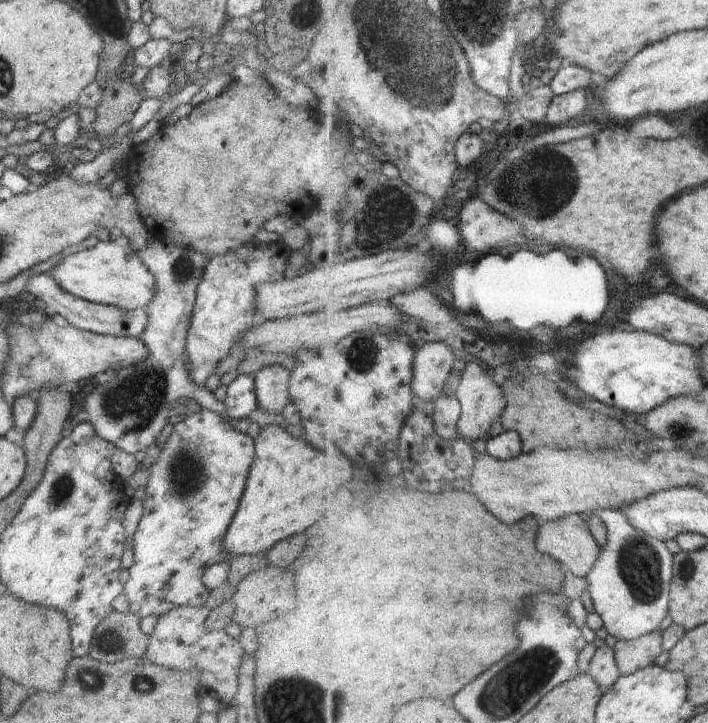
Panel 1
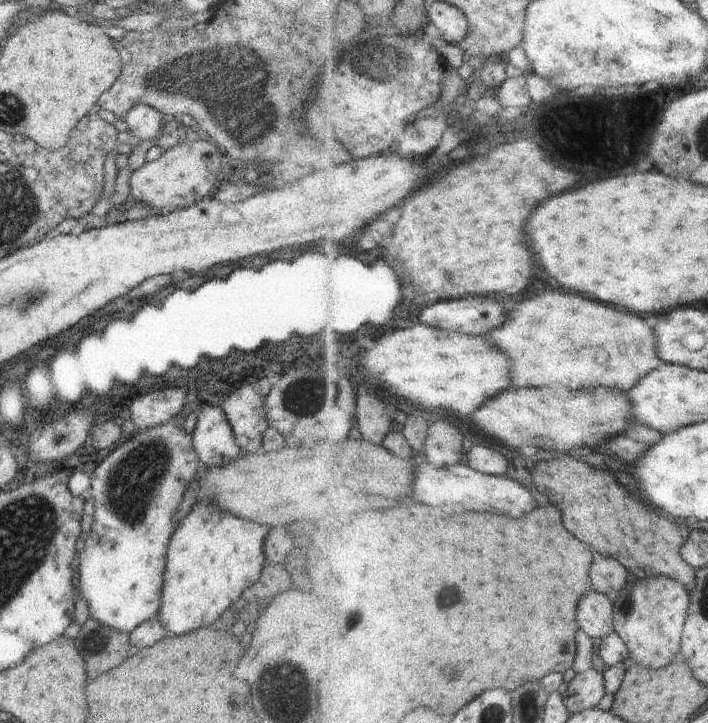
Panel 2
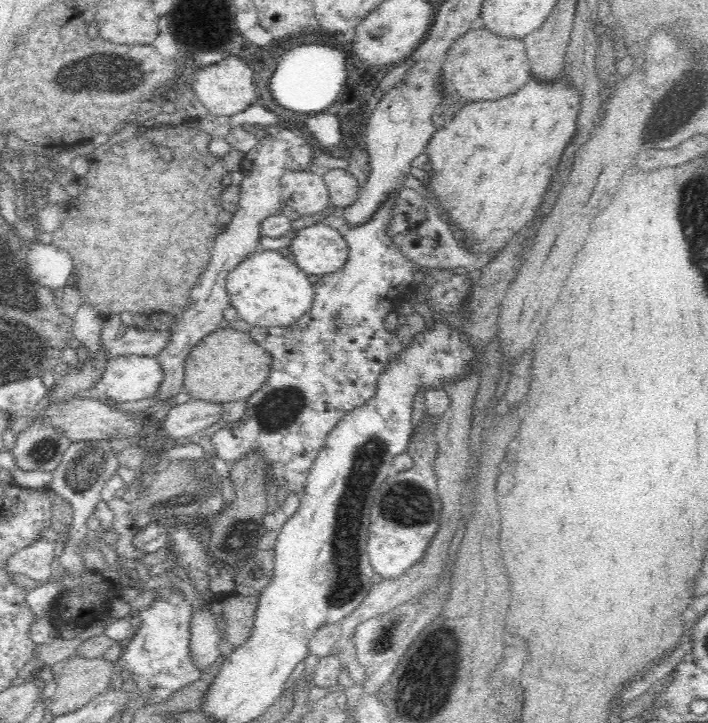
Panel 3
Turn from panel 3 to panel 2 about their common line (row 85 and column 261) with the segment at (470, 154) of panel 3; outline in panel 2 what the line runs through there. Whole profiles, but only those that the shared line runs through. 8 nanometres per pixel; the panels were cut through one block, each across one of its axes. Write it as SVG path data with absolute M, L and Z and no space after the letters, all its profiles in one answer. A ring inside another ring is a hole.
M196 502L189 514L180 521L180 526L172 534L166 550L162 598L160 598L160 610L157 614L162 626L170 634L182 636L214 624L247 589L252 589L253 584L260 580L266 560L264 540L268 532L270 526L262 526L252 520L244 520L230 512L218 510L214 502Z

